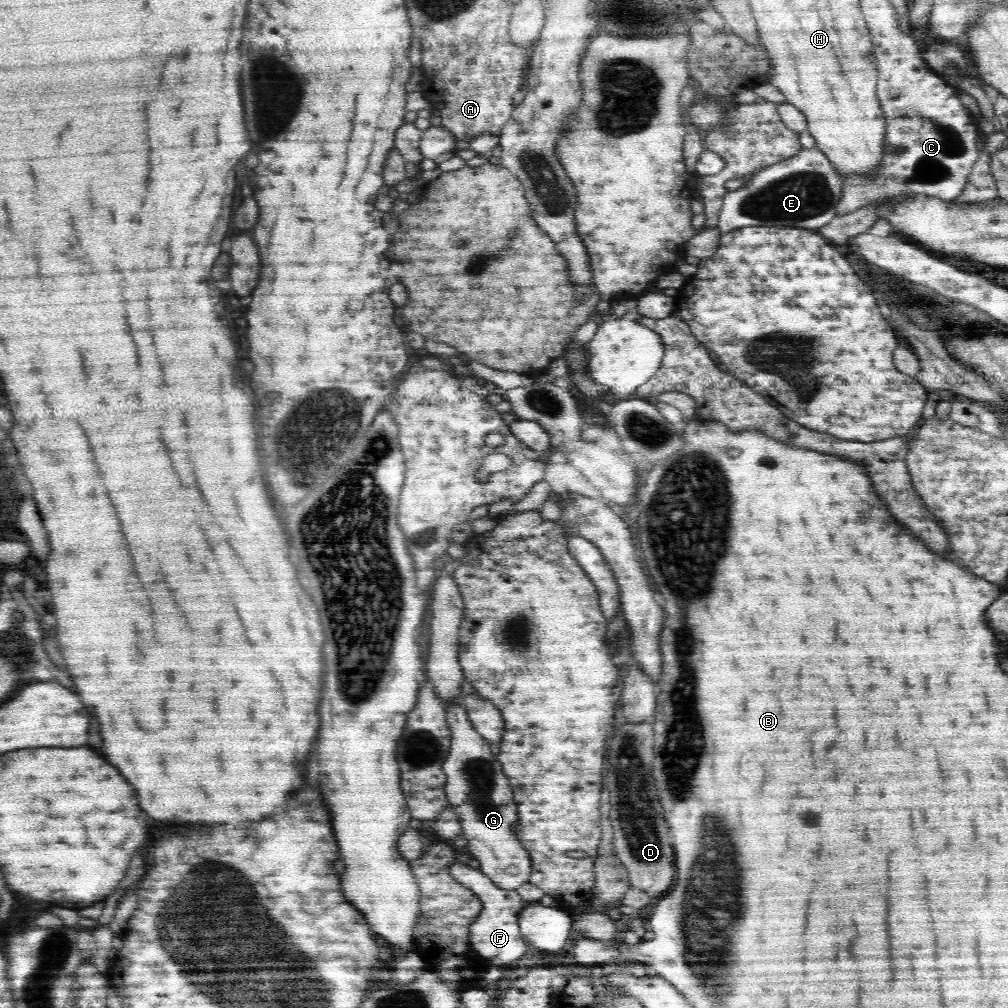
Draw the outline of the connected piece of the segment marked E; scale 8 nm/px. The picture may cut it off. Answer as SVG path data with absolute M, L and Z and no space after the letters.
M815 146L772 164L745 182L740 189L725 191L718 215L722 234L746 227L803 228L817 231L836 216L836 206L843 195L843 179L828 158Z

